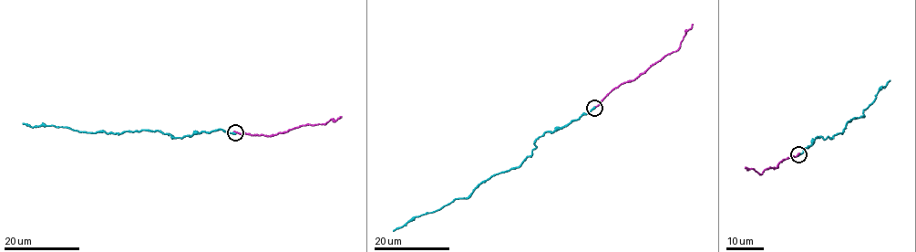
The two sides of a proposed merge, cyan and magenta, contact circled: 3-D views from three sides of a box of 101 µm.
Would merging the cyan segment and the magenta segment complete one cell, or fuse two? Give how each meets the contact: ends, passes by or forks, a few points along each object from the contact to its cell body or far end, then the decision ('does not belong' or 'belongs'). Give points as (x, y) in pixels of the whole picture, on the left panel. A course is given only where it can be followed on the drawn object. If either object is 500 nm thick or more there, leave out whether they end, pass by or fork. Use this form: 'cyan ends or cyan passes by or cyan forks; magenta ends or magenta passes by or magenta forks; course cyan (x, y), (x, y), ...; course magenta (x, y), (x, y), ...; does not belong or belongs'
cyan ends; magenta ends; course cyan (235, 132), (221, 130), (182, 137), (171, 137), (157, 130), (87, 132), (52, 125), (32, 128), (22, 122); course magenta (235, 131), (277, 134), (300, 127), (323, 124), (342, 116); belongs

